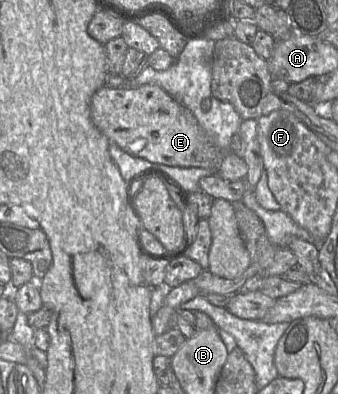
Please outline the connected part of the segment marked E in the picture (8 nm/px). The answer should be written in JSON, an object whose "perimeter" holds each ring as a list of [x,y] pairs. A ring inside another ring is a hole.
{"perimeter":[[[144,84],[119,88],[103,86],[92,96],[90,115],[93,124],[109,139],[110,143],[117,144],[123,151],[132,156],[168,166],[206,168],[213,170],[216,175],[229,181],[243,180],[248,173],[248,166],[241,157],[232,151],[220,152],[194,114],[158,85]]]}

